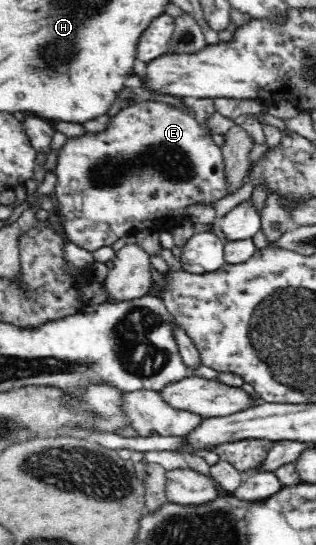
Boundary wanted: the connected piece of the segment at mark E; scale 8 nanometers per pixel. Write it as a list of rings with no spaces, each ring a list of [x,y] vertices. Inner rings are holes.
[[[142,101],[109,117],[102,131],[69,137],[54,168],[58,176],[54,191],[59,203],[57,213],[64,225],[65,237],[68,242],[91,252],[112,247],[126,233],[141,229],[172,232],[183,221],[189,220],[188,207],[214,207],[220,199],[233,194],[224,170],[222,146],[214,141],[206,125],[198,122],[194,115],[154,101]]]

